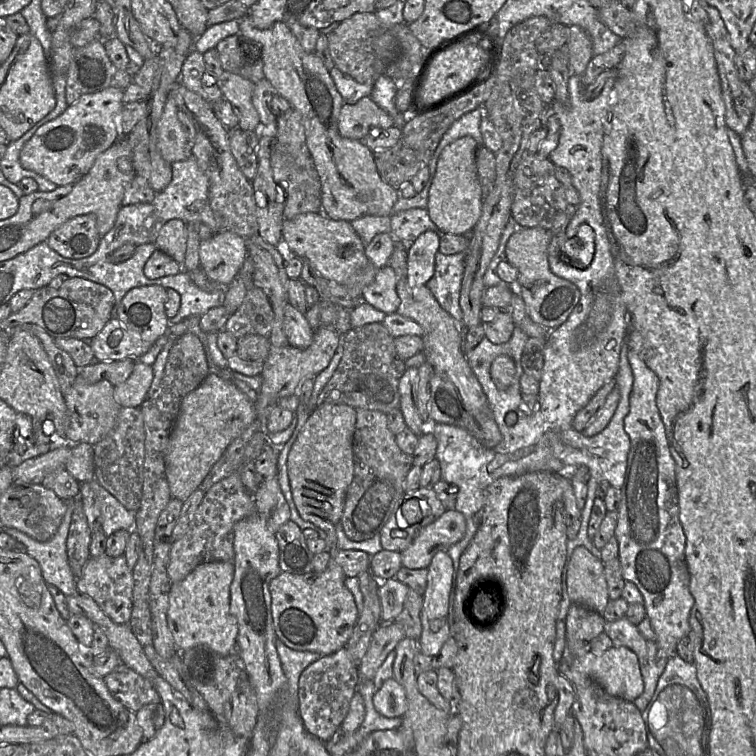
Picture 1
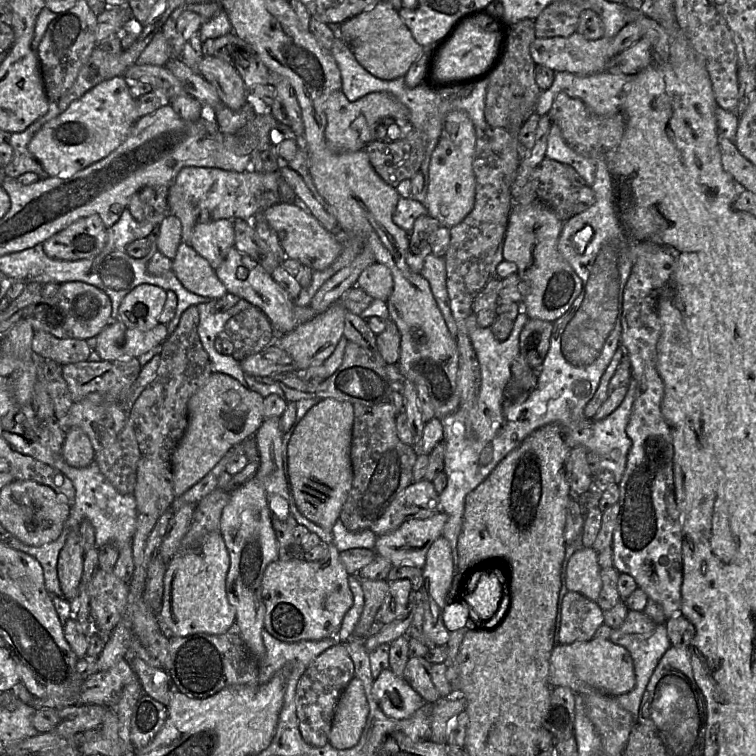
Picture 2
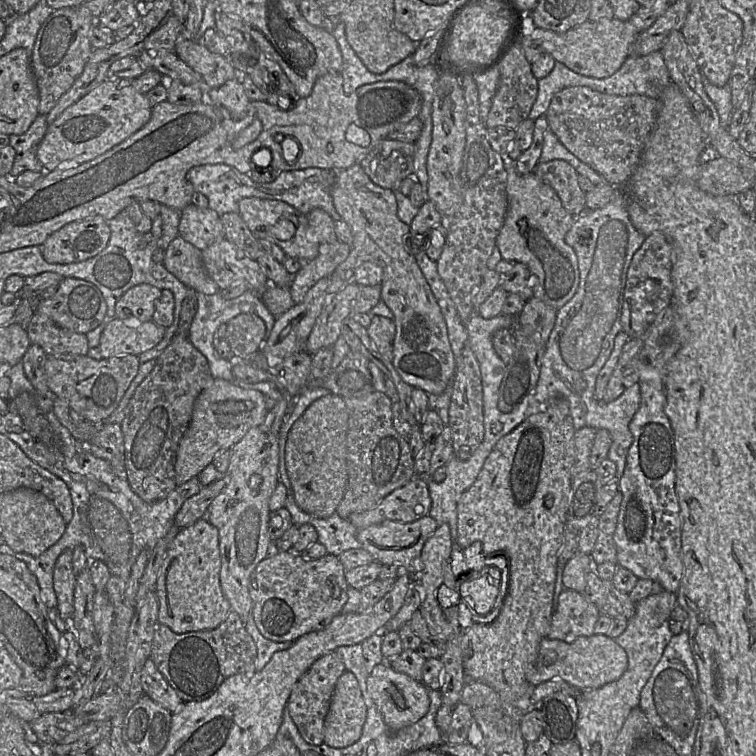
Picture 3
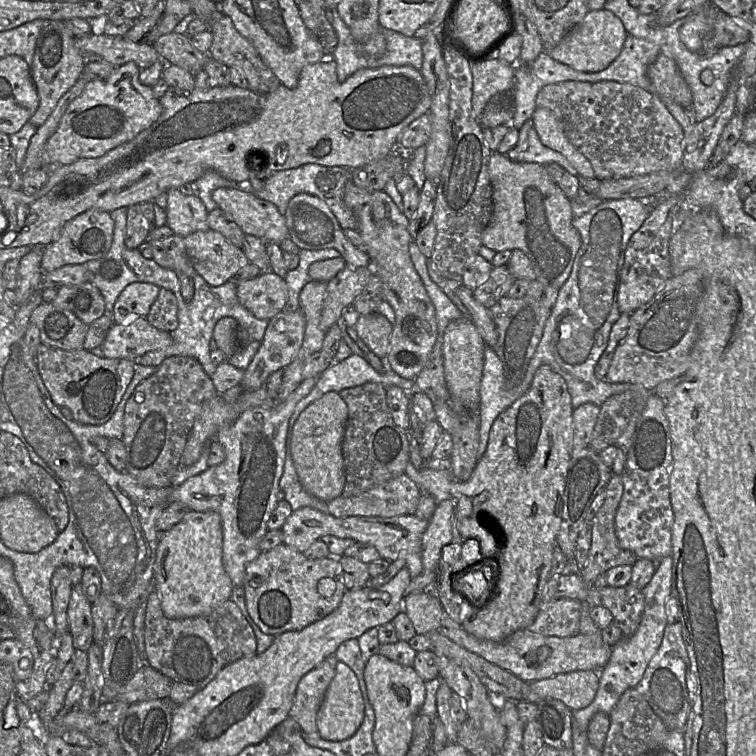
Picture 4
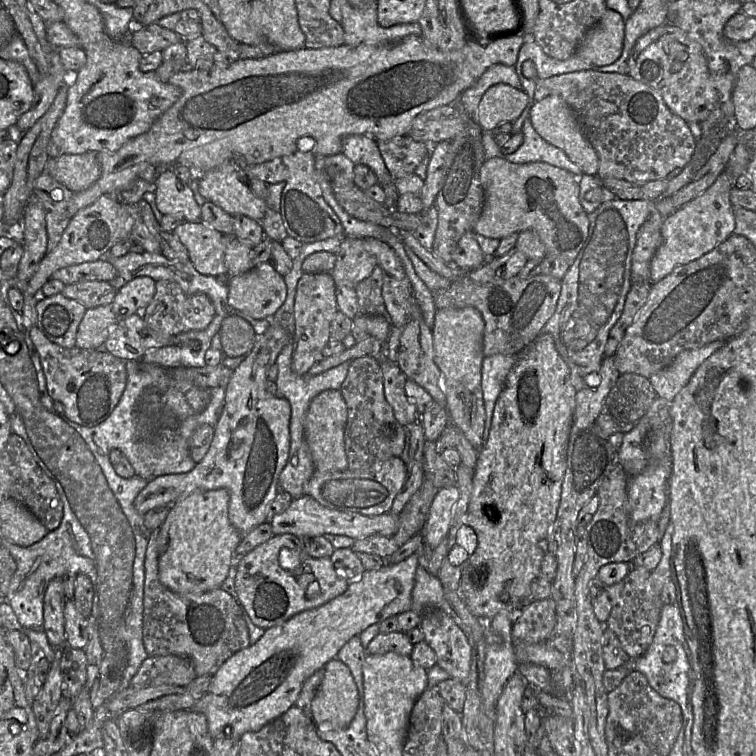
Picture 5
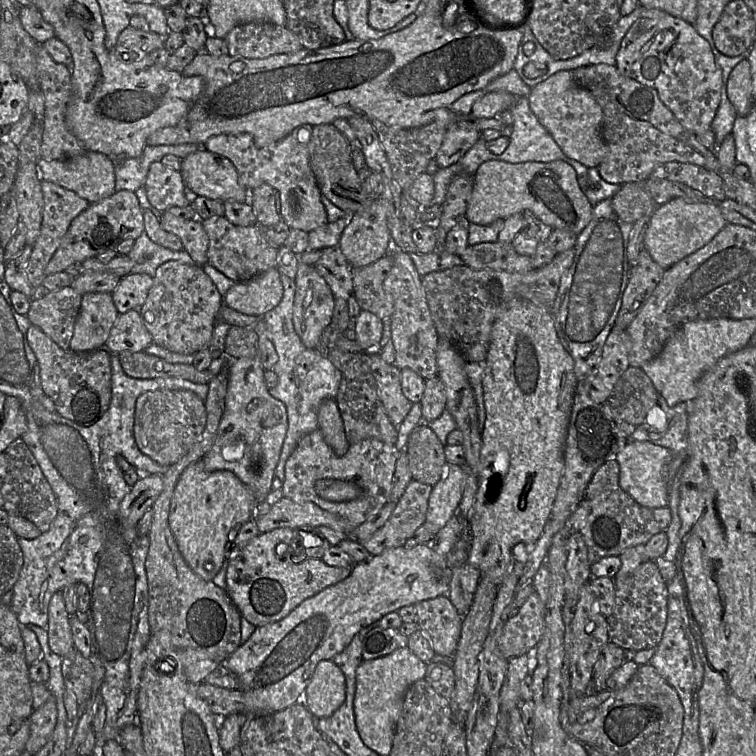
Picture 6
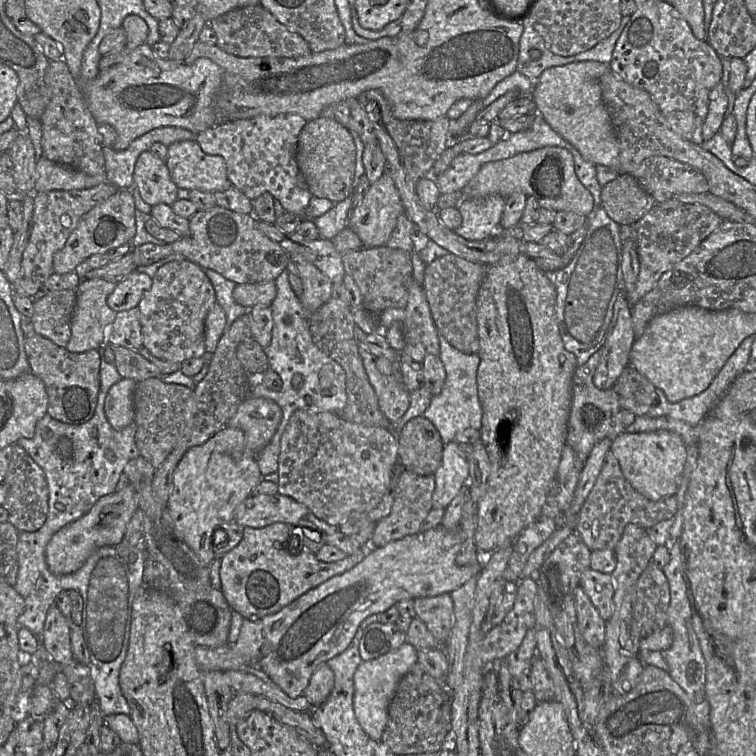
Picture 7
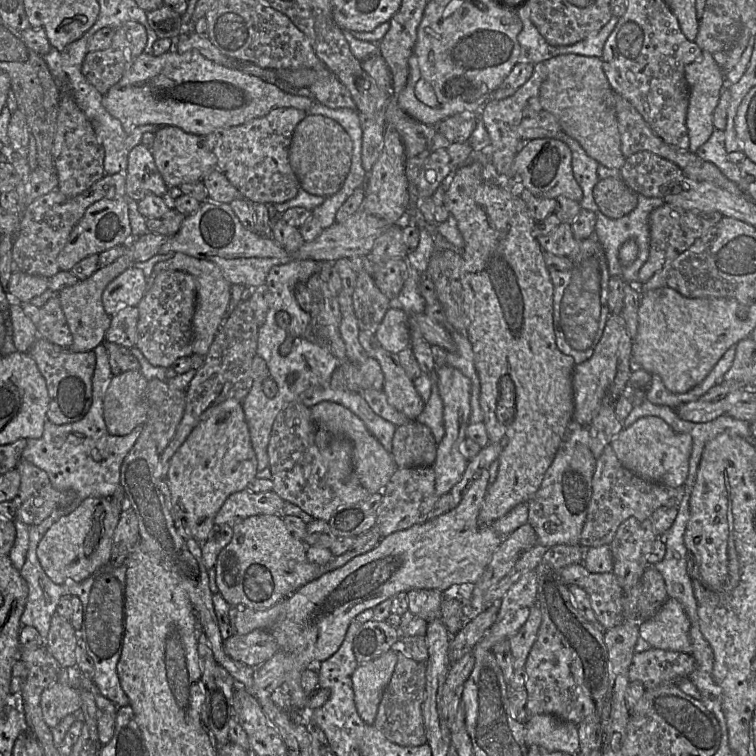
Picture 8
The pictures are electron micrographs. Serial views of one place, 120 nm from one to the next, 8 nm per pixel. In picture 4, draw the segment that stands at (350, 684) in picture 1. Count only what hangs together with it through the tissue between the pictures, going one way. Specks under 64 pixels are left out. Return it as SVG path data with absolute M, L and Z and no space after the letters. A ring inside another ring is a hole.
M335 654L328 656L320 665L306 673L299 681L289 716L300 726L304 734L318 732L316 718L326 690L336 673L338 659Z

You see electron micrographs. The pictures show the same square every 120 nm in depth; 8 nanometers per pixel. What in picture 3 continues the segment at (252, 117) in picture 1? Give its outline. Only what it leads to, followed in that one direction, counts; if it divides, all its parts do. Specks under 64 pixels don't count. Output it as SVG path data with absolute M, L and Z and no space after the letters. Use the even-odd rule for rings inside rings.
M180 39L174 49L176 55L201 75L206 89L218 88L237 78L236 69L224 57L213 54L205 46L189 39Z

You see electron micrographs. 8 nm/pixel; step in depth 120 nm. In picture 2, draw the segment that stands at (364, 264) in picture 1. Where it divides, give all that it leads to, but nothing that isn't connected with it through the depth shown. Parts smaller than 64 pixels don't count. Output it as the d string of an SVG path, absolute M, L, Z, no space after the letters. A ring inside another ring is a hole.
M275 203L262 211L262 216L277 234L287 258L298 260L313 271L328 268L339 256L342 244L336 235L327 231L304 206L299 203Z

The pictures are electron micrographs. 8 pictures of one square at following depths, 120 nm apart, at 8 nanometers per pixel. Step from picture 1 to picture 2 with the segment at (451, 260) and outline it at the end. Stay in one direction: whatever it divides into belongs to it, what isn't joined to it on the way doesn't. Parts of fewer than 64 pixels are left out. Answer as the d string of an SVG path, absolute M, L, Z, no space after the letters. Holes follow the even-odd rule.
M429 254L425 257L420 273L430 284L435 301L443 315L450 334L456 338L457 326L450 308L446 285L445 259Z

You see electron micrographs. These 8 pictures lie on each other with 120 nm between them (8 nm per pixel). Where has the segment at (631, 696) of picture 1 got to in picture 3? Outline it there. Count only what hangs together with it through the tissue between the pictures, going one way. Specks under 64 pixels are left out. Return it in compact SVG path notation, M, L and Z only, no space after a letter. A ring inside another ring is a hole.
M607 635L583 636L572 643L544 638L540 642L536 661L527 674L527 681L534 687L549 680L561 679L580 691L586 691L617 681L627 665L625 650Z

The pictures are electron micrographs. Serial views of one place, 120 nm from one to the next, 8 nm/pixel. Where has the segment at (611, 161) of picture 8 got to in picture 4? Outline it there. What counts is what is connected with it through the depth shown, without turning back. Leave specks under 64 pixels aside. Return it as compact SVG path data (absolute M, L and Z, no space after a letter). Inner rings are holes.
M536 107L532 121L543 145L561 153L583 178L595 178L589 160L568 140L557 116L547 108Z

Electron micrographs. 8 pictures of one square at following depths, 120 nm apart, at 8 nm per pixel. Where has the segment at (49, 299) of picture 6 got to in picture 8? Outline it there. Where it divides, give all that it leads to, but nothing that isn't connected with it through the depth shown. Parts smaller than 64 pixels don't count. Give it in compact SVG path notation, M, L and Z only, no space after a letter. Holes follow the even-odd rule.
M57 294L52 296L40 309L40 320L36 325L39 337L63 348L73 342L67 320Z

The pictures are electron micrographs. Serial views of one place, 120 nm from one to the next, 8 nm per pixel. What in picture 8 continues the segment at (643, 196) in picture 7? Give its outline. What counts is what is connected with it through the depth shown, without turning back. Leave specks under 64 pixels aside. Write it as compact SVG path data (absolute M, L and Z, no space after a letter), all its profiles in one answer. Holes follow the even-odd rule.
M622 178L599 180L593 195L600 212L610 219L619 219L629 214L638 204L638 194Z

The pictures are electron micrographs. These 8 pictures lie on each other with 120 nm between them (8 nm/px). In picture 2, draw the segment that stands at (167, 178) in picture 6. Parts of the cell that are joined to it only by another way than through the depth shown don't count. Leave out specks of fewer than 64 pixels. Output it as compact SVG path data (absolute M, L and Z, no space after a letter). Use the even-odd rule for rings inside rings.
M220 219L208 223L197 222L192 231L190 245L216 269L228 251L235 246L232 221Z

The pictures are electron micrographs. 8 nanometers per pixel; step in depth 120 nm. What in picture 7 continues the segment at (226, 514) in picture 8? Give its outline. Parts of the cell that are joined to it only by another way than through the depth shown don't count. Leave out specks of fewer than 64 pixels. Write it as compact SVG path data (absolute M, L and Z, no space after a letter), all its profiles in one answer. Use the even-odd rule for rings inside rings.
M279 493L250 495L236 507L233 520L251 528L263 528L276 522L296 525L308 513L307 506Z

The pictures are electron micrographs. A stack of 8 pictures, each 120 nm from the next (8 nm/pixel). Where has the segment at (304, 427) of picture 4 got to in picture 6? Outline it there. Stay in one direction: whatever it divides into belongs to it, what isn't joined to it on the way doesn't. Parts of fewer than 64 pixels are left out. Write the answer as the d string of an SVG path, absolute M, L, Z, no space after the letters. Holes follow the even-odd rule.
M336 398L326 399L319 406L318 429L335 455L342 457L347 453L350 444Z

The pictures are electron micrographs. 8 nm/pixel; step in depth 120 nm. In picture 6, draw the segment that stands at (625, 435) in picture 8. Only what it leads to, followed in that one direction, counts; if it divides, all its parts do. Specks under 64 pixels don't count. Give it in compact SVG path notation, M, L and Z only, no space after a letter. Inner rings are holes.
M629 441L616 459L620 466L619 484L636 502L648 508L669 506L668 465L672 459L669 449L649 441Z

